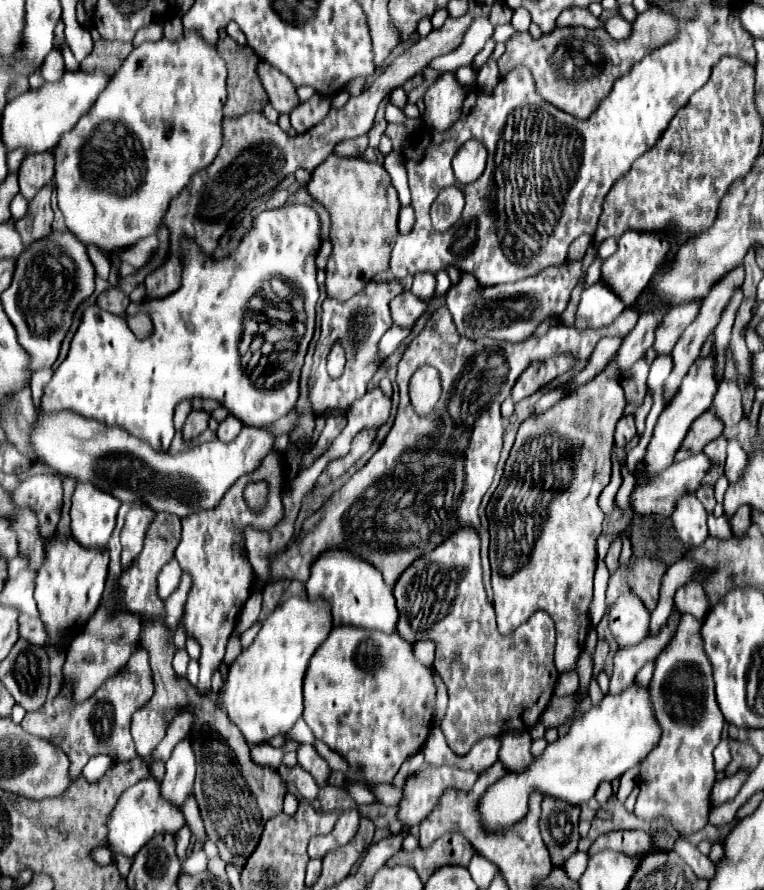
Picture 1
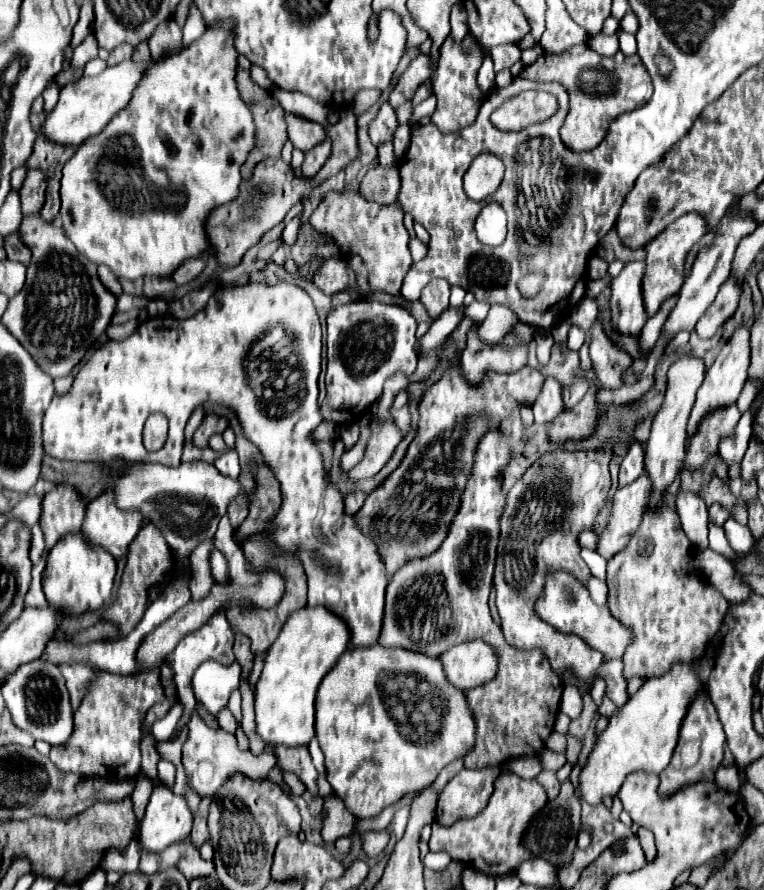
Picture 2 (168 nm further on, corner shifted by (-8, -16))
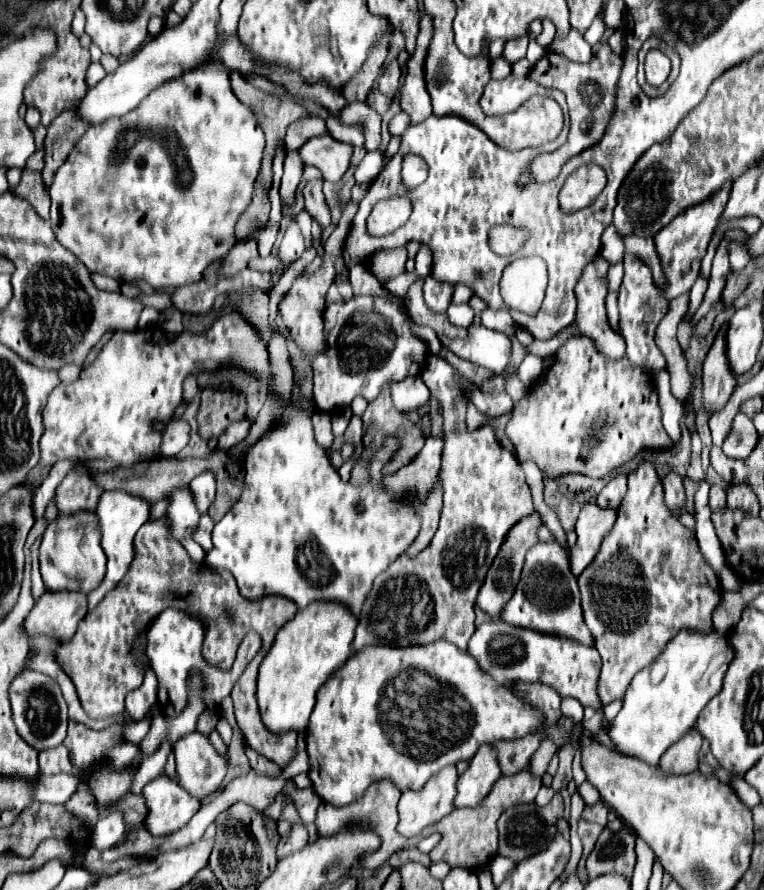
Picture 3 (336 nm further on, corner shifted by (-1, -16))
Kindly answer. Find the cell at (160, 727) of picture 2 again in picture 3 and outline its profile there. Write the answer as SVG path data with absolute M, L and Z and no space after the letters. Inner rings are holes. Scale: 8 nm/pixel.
M145 718L135 724L124 724L123 726L123 739L126 743L139 743L151 728L151 720Z

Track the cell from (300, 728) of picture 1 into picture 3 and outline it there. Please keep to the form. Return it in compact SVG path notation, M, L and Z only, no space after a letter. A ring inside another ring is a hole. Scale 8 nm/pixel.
M203 732L181 736L173 748L177 760L177 780L195 798L205 798L215 792L227 774L229 760L221 756Z

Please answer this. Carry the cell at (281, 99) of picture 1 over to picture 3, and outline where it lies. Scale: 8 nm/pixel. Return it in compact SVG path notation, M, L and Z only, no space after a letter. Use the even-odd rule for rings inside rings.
M313 136L309 138L301 148L301 160L305 164L317 166L323 172L325 180L339 180L347 166L349 166L349 158L351 158L351 146L343 144L339 140L333 140L331 136Z

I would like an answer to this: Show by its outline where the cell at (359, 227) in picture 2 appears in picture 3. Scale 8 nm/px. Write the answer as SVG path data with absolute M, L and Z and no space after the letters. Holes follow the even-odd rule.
M395 248L395 250L377 250L369 256L369 270L377 276L377 280L395 278L405 272L407 262L407 250Z

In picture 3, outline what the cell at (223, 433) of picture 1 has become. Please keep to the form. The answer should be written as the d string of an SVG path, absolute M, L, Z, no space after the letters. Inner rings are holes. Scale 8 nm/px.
M205 470L201 472L195 480L191 480L191 488L193 488L193 494L197 496L197 502L201 504L201 510L207 512L209 504L213 502L215 498L215 484L217 484L217 474L213 470Z

